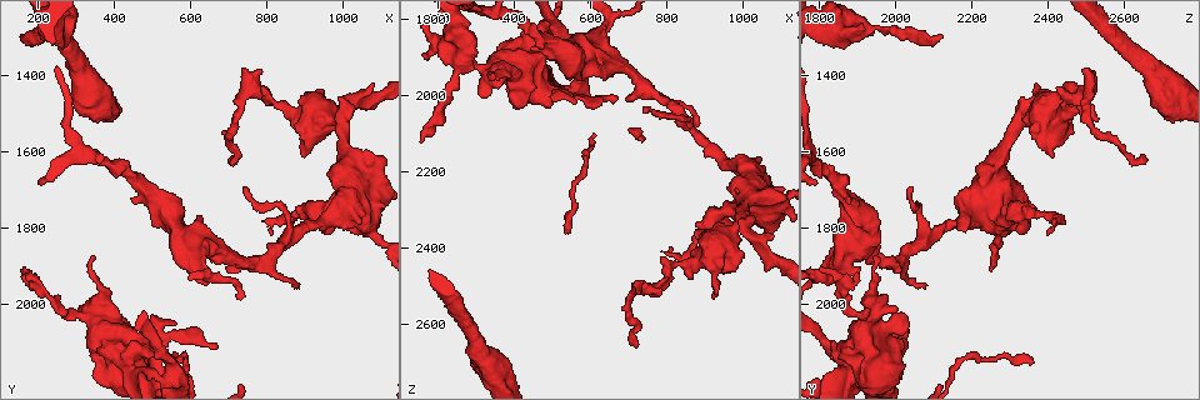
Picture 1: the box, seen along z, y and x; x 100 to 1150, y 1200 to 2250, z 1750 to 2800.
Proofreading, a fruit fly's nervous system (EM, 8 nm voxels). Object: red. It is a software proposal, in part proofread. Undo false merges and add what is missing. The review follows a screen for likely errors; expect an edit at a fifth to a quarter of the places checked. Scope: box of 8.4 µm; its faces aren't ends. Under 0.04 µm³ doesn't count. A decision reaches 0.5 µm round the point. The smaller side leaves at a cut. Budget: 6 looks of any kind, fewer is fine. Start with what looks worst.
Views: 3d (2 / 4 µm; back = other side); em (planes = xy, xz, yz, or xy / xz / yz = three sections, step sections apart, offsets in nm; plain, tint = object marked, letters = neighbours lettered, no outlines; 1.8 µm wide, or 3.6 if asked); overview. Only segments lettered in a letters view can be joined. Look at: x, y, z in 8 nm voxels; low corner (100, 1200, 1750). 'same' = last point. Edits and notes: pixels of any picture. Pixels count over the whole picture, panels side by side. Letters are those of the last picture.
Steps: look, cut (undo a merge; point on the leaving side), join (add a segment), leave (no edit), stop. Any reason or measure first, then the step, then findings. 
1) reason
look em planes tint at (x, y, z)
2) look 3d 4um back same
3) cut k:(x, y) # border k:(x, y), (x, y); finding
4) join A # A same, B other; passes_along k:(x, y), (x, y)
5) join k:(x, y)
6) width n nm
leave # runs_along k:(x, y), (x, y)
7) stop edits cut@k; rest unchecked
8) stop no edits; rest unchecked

calibre changes
look 3d 4um at (445, 2130, 1890)

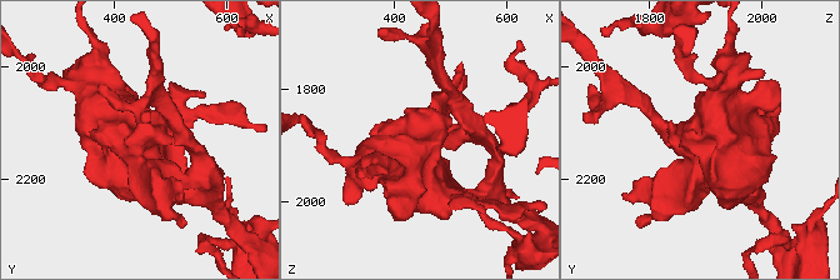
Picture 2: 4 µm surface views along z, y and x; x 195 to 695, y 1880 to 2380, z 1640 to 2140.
look em 3.6um xz step 16 tint at (450, 2130, 1890)

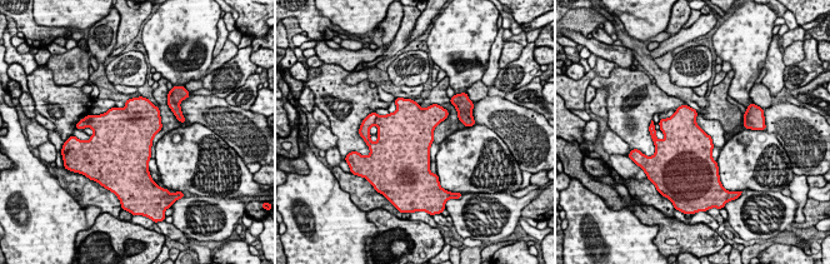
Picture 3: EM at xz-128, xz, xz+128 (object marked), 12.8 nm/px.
look em 3.6um xz step 16 letters same

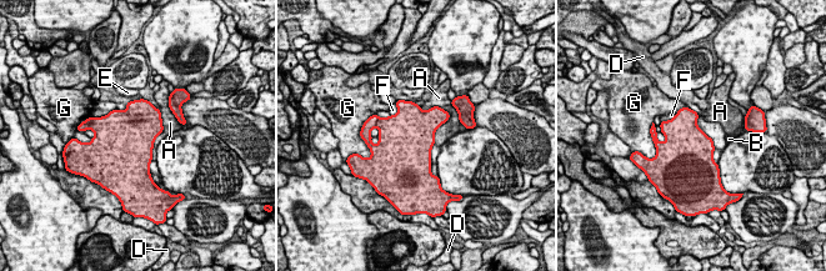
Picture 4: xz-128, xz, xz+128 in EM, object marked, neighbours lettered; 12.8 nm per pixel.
leave # A other, B other, D other, E other, F other, G other; border 4:(697, 116), (697, 125), (715, 149); continuous, no second neuron

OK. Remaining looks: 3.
branch point
look 3d 2um back at (995, 1525, 2330)

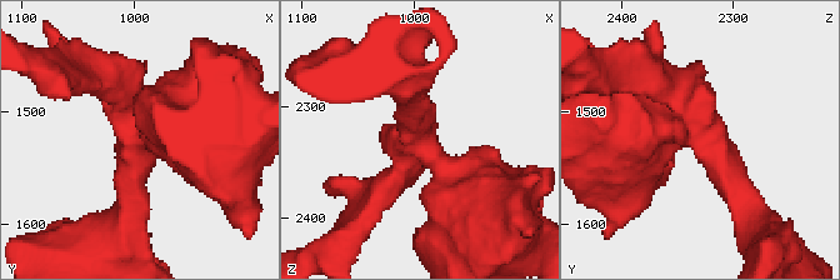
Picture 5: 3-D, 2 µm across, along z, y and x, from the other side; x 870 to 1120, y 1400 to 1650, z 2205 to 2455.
arms 3; arm_widths 200, 260, 600 nm; need the tissue
look em xz step 4 letters at (998, 1522, 2330)

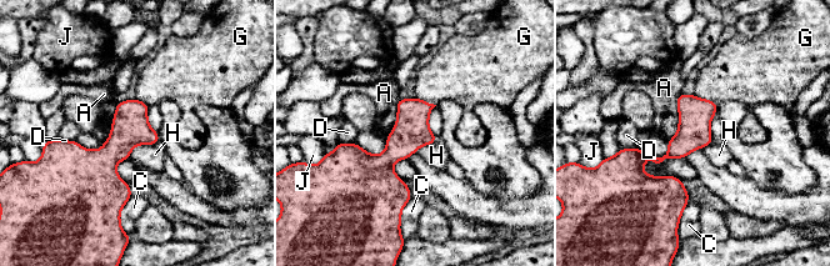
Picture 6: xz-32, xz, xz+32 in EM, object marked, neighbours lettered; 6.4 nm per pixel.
leave # A other, C other, D other, G other, H other, J other; border 6:(159, 141), (136, 145), (128, 159); all the same neuron

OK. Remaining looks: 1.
stop no edits; rest unchecked

